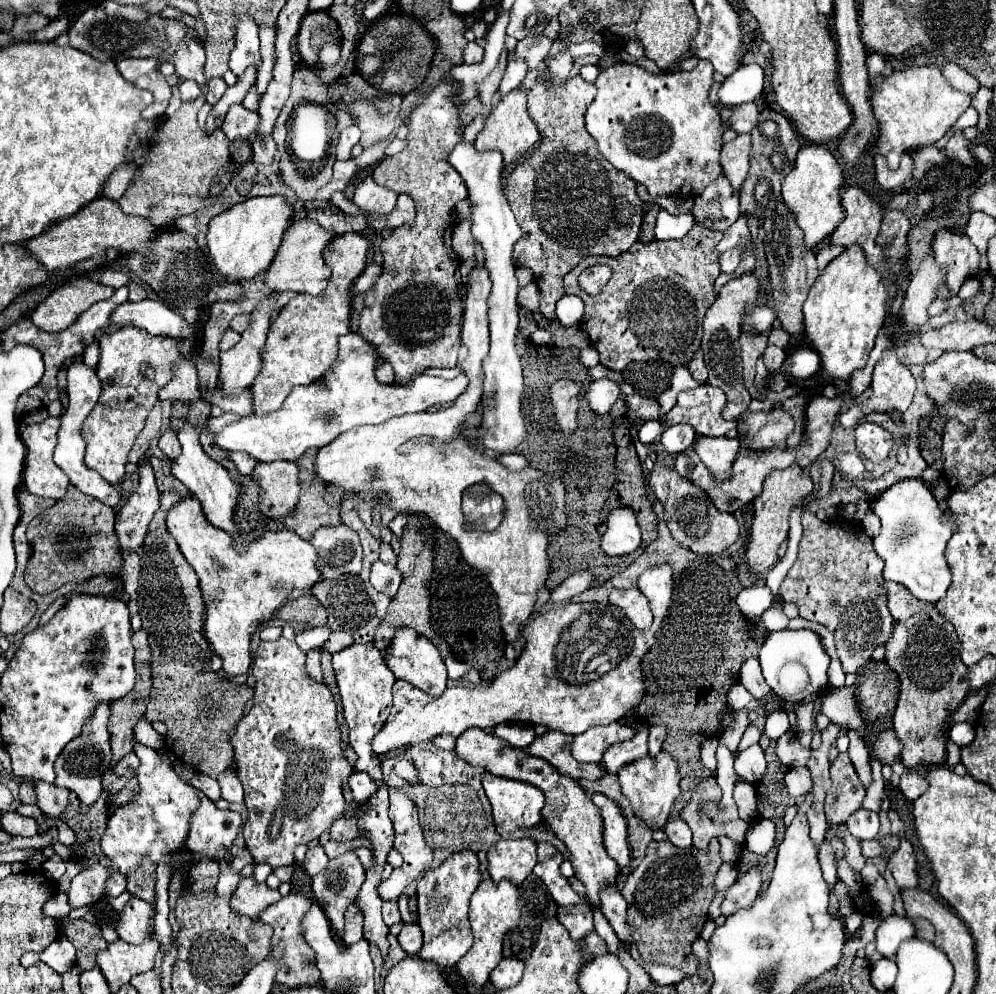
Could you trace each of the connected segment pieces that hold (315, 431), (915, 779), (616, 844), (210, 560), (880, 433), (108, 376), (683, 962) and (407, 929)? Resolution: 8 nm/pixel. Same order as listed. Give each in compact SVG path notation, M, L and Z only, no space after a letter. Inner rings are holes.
M346 334L338 338L338 360L332 370L310 386L296 386L284 400L282 408L264 416L244 416L238 422L224 426L214 434L214 444L236 452L248 452L258 462L298 460L308 448L322 448L338 438L342 432L360 424L382 424L392 416L424 412L436 404L454 402L468 386L466 374L452 380L440 376L420 374L410 384L380 384L374 378L378 356L374 348L360 334Z
M922 766L920 770L908 772L900 778L898 790L906 802L914 802L918 796L922 796L926 792L926 788L928 788L928 780L924 780L926 772L928 772L928 766Z
M594 794L592 802L600 808L602 820L604 820L604 846L610 858L618 862L618 866L628 866L630 862L630 848L626 840L626 820L620 812L620 808L606 798L604 794Z
M194 496L182 500L168 512L166 526L176 538L184 558L198 574L202 600L206 606L204 636L214 652L222 658L222 670L228 676L246 674L252 664L250 636L254 630L276 614L294 588L312 588L316 582L320 582L322 576L316 568L316 548L296 536L292 530L268 530L250 542L246 552L238 552L232 536L220 528L214 528L206 520L200 502Z
M864 422L856 428L856 446L862 456L870 458L872 462L882 462L892 448L892 434L876 424Z
M132 326L120 328L114 334L102 334L98 340L100 362L96 374L102 382L102 394L84 422L84 440L88 468L94 468L110 484L122 480L128 452L138 432L144 428L148 412L158 400L158 390L170 382L170 364L182 358L176 348L178 342L180 340L152 336Z
M710 840L708 850L676 848L670 842L650 842L644 860L628 876L622 896L628 900L628 924L636 930L636 944L642 958L684 968L688 976L696 974L698 958L692 954L692 942L700 938L708 918L708 906L714 898L714 878L722 864L718 840Z
M404 924L402 932L398 934L398 942L406 954L414 956L422 948L422 930L416 924Z

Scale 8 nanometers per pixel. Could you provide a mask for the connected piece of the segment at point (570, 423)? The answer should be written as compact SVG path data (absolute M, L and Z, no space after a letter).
M558 380L550 388L550 400L556 414L556 422L560 430L568 434L576 430L576 412L580 406L578 394L580 394L580 386L570 380Z

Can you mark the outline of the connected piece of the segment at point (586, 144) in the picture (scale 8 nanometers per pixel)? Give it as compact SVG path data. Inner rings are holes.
M582 76L570 78L566 84L554 88L542 80L528 92L528 114L538 126L540 144L528 154L524 162L520 162L508 178L506 196L512 206L512 212L522 228L522 238L514 246L512 260L516 266L528 266L534 272L534 280L540 288L540 312L554 320L556 318L556 302L564 296L562 280L564 276L580 264L584 256L620 256L626 252L636 240L642 224L642 200L636 194L636 182L622 172L616 172L610 162L606 162L596 142L590 138L584 126L586 108L596 98L596 84L582 80Z

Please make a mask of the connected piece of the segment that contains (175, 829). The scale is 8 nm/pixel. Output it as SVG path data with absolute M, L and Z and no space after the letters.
M136 740L134 754L140 758L140 766L136 770L140 790L130 804L118 806L110 814L108 828L100 844L104 856L110 860L110 866L120 870L122 874L130 872L132 866L138 864L138 860L144 856L158 864L164 854L178 850L188 836L188 818L198 806L198 790L182 782L170 766L170 762L174 762L174 756L160 754L154 748L148 748Z

